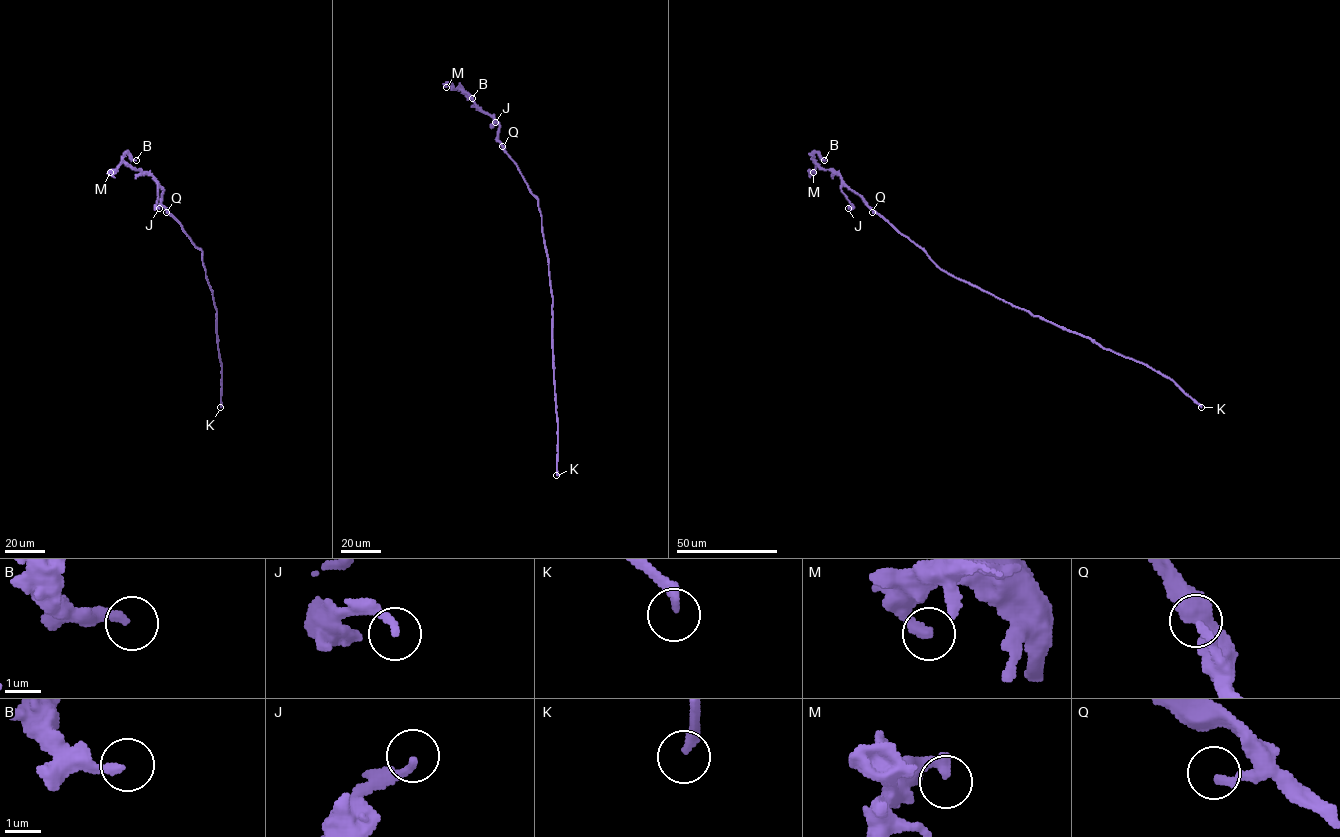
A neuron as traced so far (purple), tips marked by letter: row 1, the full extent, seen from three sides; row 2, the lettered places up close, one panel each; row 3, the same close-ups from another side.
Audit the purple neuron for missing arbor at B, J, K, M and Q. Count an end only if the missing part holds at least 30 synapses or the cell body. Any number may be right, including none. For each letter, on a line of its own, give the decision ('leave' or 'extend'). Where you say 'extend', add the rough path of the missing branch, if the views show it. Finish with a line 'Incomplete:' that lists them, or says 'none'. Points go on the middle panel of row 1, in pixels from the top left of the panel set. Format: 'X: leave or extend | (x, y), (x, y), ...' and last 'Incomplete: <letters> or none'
B: leave
J: leave
K: extend
M: leave
Q: leave
Incomplete: K

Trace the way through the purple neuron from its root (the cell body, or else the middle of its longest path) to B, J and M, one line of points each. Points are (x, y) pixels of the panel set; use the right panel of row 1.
B: (975, 286), (941, 270), (923, 250), (871, 209), (839, 174), (822, 169), (813, 154), (817, 152), (824, 160)
J: (975, 286), (941, 270), (923, 250), (842, 184), (841, 191), (852, 205), (848, 208)
M: (975, 286), (941, 270), (923, 250), (871, 209), (839, 174), (815, 162), (813, 172)

